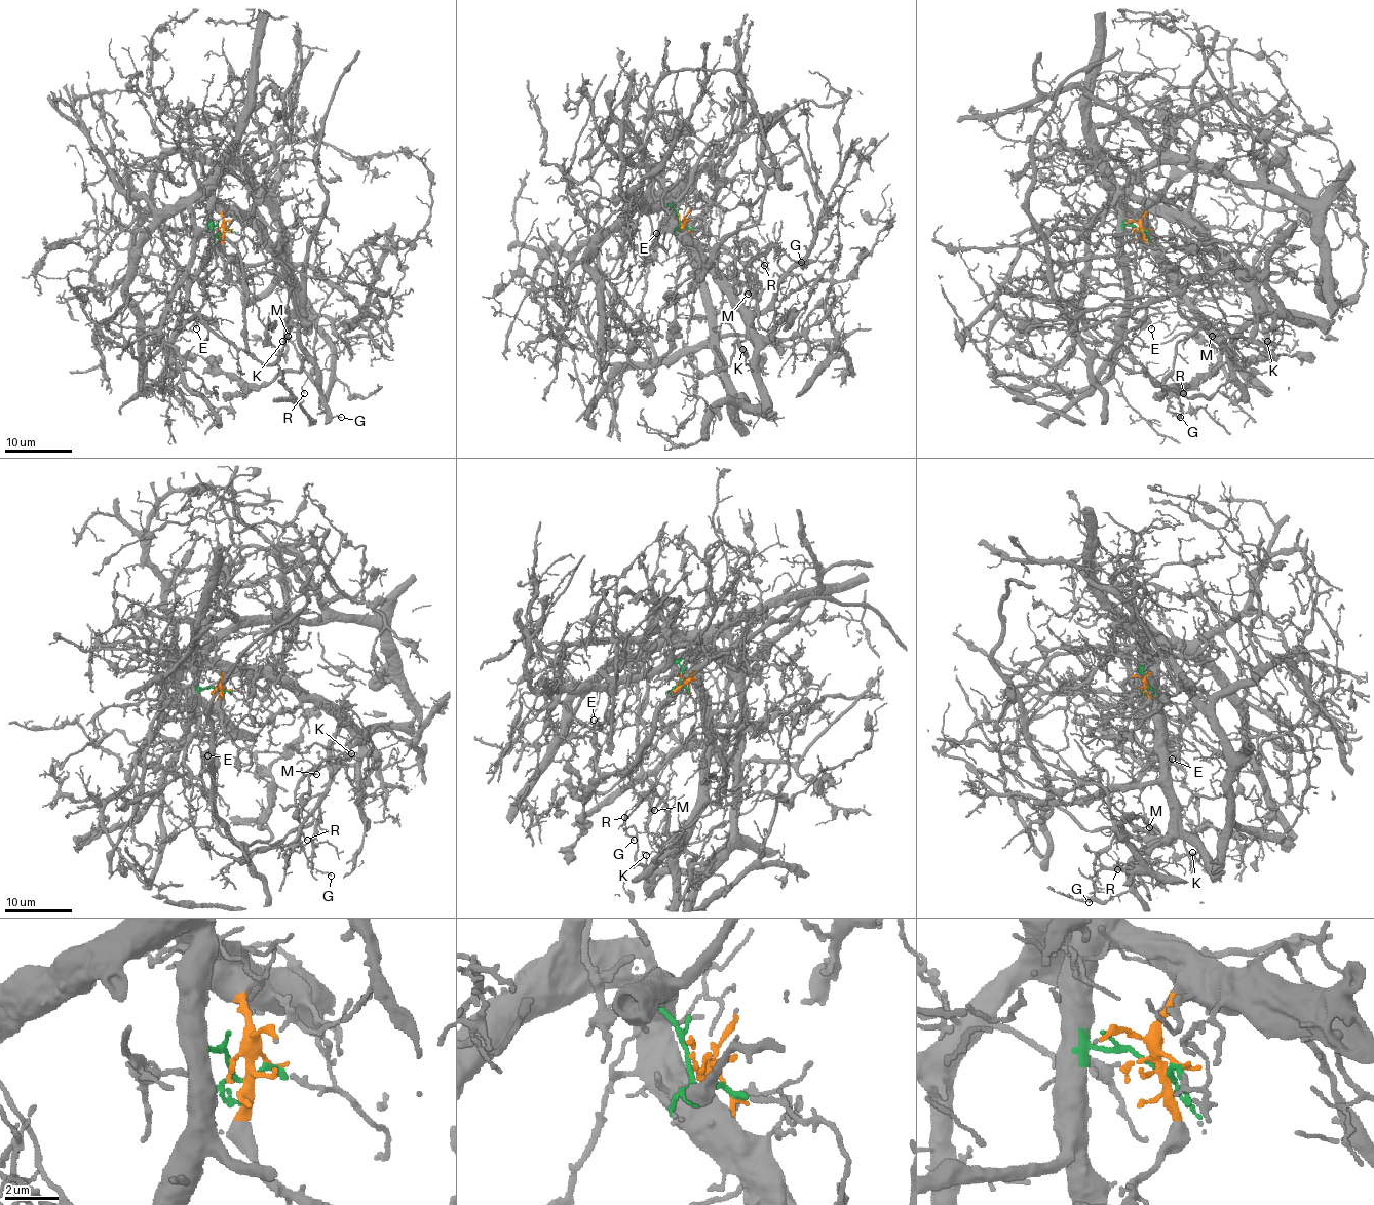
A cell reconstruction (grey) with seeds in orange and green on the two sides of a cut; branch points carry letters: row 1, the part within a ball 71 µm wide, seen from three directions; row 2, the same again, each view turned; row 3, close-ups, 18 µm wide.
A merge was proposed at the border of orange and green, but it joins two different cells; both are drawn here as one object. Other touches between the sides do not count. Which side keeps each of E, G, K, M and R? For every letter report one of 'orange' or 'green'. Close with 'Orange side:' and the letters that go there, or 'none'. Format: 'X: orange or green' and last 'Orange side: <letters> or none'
E: green
G: orange
K: orange
M: orange
R: orange
Orange side: G, K, M, R

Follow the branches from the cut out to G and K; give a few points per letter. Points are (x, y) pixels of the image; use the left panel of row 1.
G: (219, 229), (222, 212), (244, 214), (285, 267), (307, 315), (291, 324), (288, 338), (322, 411), (341, 418)
K: (219, 229), (222, 212), (244, 217), (284, 270), (296, 307), (285, 344), (282, 341)

